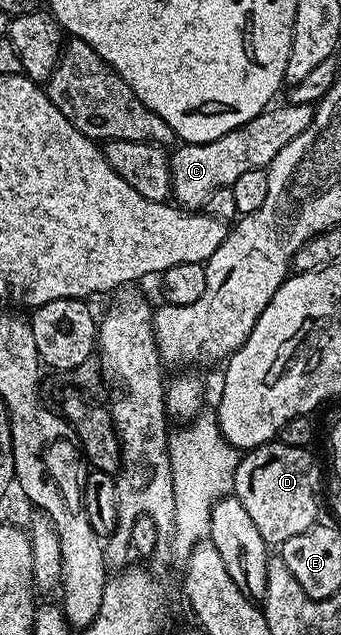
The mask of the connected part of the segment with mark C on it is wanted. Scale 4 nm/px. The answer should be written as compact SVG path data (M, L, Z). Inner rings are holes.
M288 102L287 107L272 105L261 112L253 121L217 137L208 143L183 143L170 152L171 193L174 202L184 209L206 208L209 197L217 189L233 187L241 173L259 168L268 168L271 162L293 141L309 129L315 116L315 107L310 103Z

